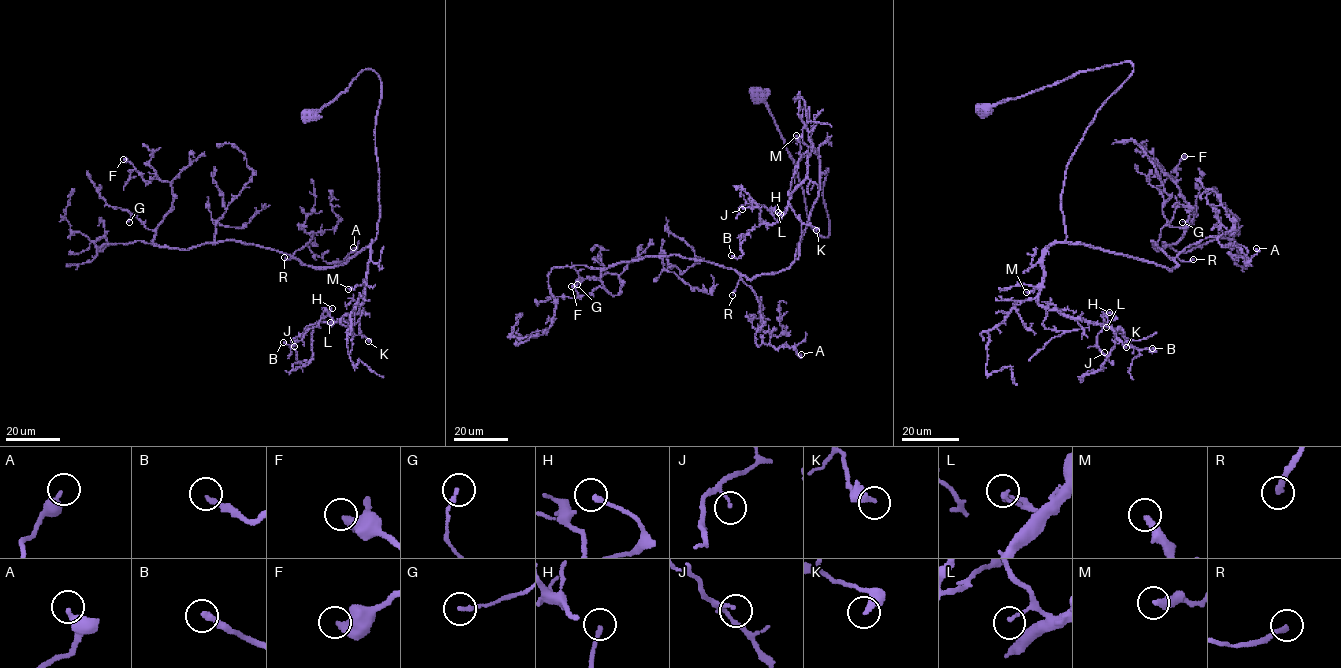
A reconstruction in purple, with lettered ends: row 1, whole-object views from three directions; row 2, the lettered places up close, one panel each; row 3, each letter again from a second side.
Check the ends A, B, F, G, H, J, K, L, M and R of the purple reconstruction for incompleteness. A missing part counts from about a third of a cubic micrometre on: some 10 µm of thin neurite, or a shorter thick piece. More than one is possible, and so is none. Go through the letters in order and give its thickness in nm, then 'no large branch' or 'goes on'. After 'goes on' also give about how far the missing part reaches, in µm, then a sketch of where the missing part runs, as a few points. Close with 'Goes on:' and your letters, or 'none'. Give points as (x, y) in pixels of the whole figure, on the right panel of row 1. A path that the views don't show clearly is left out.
A: 340 nm thick; no large branch
B: 240 nm thick; no large branch
F: 420 nm thick; no large branch
G: 170 nm thick; no large branch
H: 200 nm thick; no large branch
J: 110 nm thick; no large branch
K: 280 nm thick; no large branch
L: 160 nm thick; no large branch
M: 280 nm thick; no large branch
R: 240 nm thick; goes on; about 50 µm are missing
Goes on: R

